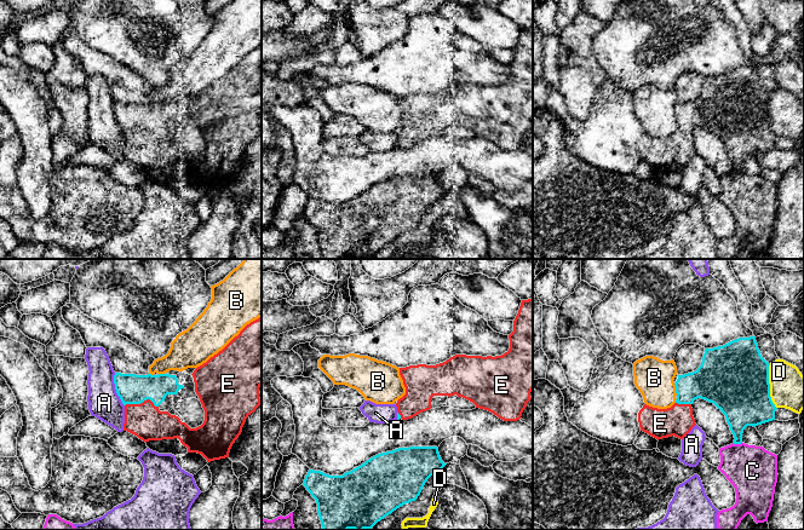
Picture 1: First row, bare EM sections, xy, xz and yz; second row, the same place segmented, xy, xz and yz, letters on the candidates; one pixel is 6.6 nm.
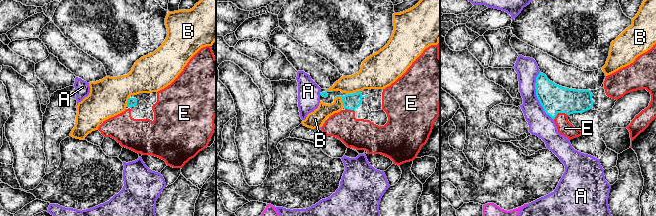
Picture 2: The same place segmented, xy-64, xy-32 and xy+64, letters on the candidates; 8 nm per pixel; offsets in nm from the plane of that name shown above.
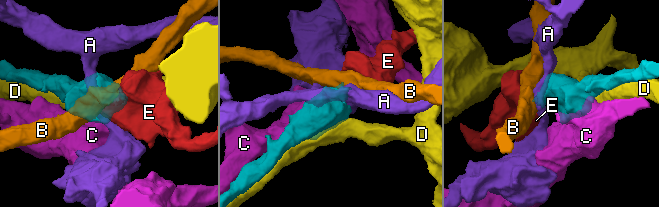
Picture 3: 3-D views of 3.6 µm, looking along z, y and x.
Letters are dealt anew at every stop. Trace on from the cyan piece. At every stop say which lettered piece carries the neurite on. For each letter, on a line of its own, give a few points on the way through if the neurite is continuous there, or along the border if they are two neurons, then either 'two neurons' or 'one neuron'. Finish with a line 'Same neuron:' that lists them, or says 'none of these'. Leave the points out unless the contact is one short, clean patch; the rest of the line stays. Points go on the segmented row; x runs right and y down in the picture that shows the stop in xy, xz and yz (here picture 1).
A: two neurons
B: border along yz (673, 384), (677, 395); two neurons
C: two neurons
D: two neurons
E: runs through xy (132, 389), (142, 402), (142, 418), (144, 420); one neuron
Same neuron: E

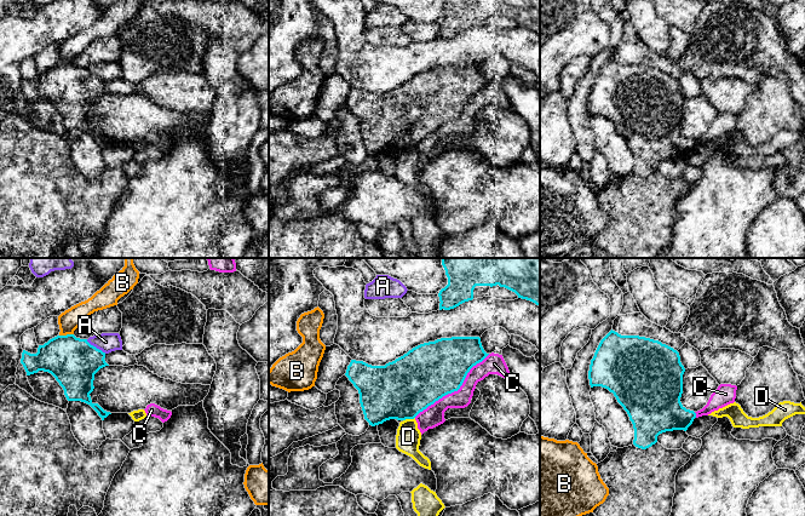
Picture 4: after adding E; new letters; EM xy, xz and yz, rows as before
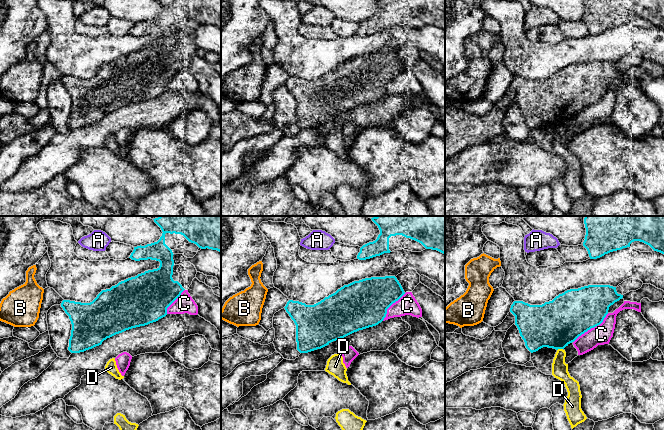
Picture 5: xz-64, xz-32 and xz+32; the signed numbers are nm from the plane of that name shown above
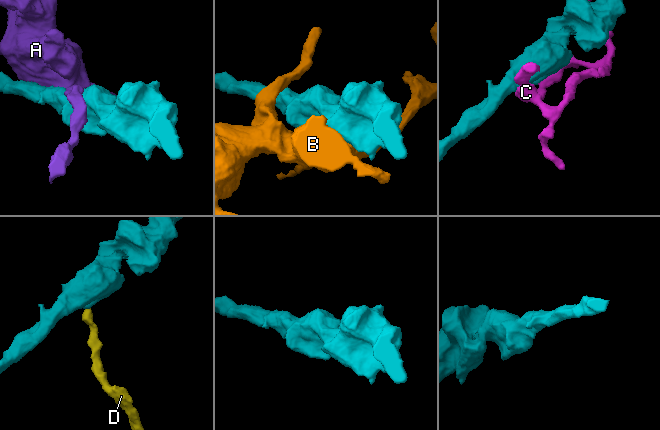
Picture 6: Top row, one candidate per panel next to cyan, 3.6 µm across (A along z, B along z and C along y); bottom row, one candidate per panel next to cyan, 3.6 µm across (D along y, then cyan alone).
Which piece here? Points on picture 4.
A: two neurons
B: border along xy (73, 333), (59, 336); two neurons
C: two neurons
D: border along xz (414, 417), (403, 420); two neurons
Same neuron: none of these

